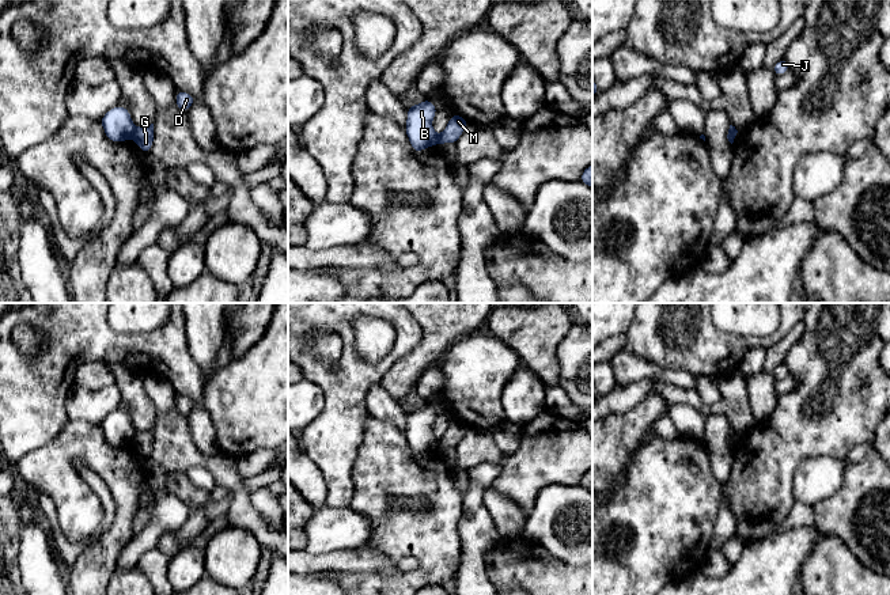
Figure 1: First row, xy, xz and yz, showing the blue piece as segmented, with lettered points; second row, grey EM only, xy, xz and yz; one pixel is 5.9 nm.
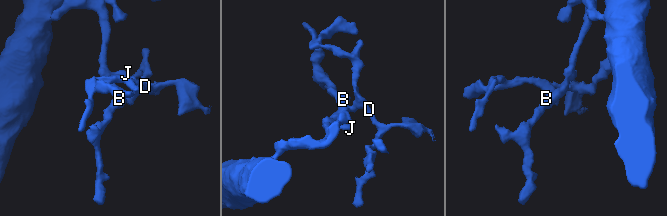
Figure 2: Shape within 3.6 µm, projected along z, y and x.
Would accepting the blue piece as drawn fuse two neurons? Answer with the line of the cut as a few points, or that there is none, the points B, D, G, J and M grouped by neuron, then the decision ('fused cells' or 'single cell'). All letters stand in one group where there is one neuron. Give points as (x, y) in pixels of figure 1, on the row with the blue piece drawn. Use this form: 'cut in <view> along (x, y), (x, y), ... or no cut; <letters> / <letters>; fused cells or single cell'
cut in xy along (136, 128), (132, 136); B J / D G M; fused cells

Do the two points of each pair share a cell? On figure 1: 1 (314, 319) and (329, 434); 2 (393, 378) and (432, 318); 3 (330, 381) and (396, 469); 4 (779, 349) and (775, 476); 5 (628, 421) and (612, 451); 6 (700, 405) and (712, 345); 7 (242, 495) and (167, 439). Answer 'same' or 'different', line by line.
1: same
2: same
3: different
4: different
5: same
6: different
7: same

